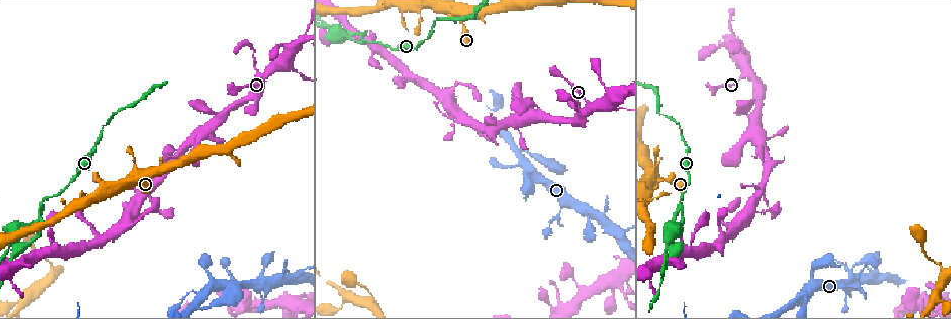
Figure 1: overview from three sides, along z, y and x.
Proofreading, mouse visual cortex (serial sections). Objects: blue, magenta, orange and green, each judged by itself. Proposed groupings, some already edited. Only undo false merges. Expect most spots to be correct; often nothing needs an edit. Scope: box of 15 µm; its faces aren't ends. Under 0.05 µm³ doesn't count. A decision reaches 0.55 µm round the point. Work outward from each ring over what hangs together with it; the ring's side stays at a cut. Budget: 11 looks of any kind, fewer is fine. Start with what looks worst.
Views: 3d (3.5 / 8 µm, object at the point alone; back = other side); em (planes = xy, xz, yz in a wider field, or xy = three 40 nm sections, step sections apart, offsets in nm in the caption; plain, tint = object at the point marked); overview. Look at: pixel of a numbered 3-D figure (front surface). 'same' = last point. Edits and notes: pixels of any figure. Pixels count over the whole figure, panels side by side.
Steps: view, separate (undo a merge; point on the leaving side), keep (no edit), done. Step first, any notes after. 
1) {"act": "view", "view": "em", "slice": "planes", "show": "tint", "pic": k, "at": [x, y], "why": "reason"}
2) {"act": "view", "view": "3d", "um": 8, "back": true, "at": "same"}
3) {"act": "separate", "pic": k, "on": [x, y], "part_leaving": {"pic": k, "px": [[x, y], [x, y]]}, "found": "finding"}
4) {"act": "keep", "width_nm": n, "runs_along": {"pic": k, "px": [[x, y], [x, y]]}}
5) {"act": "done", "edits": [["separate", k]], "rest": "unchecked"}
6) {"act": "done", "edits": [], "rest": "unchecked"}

{"act": "view", "view": "3d", "um": 8, "pic": 1, "at": [679, 205], "why": "two arms at a narrow angle"}

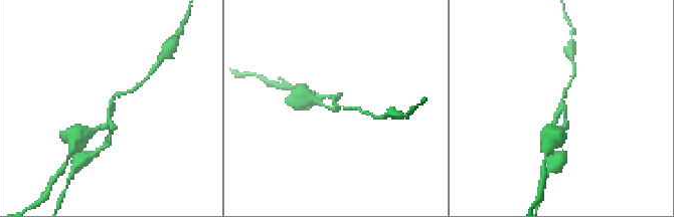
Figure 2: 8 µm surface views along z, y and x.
{"act": "view", "view": "3d", "um": 3.5, "pic": 2, "at": [338, 105], "why": "zoom in"}

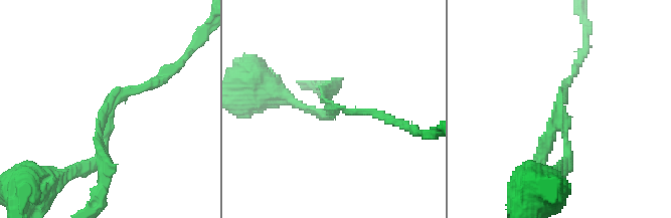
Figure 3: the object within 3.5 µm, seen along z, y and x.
{"act": "view", "view": "em", "slice": "xy", "step": 5, "show": "tint", "pic": 3, "at": [104, 116], "arms": 3, "arm_widths_nm": [150, 150, 200]}

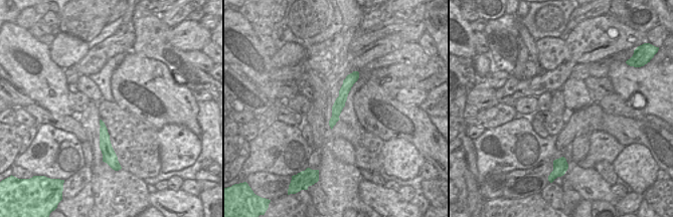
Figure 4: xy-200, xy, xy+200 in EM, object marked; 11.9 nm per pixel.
{"act": "separate", "pic": 3, "on": [109, 163], "part_leaving": {"pic": 3, "px": [[99, 131], [105, 167], [96, 204]]}, "found": "a second cell is stuck on"}

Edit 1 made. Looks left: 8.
{"act": "view", "view": "overview"}

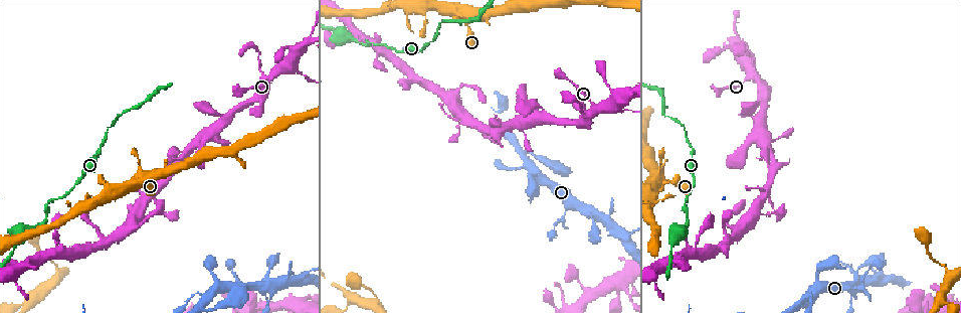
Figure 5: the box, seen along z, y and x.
{"act": "view", "view": "3d", "um": 3.5, "pic": 5, "at": [594, 111], "why": "four-way junction"}

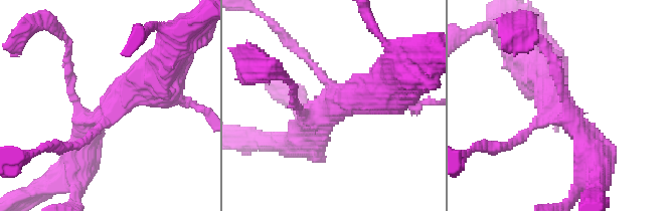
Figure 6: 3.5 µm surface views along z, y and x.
{"act": "view", "view": "em", "slice": "xy", "step": 3, "show": "tint", "pic": 6, "at": [554, 110], "arms": 4, "arm_widths_nm": [150, 150, 350, 500], "why": "need the tissue"}

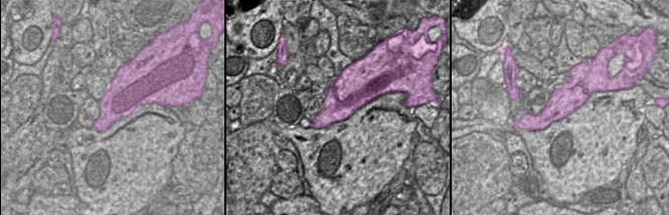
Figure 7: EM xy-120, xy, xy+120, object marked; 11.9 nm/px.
{"act": "keep", "runs_along": {"pic": 7, "px": [[576, 69], [576, 85], [525, 127]]}, "found": "one cell here"}

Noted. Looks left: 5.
{"act": "view", "view": "3d", "um": 3.5, "pic": 5, "at": [660, 190], "why": "sharp bend"}

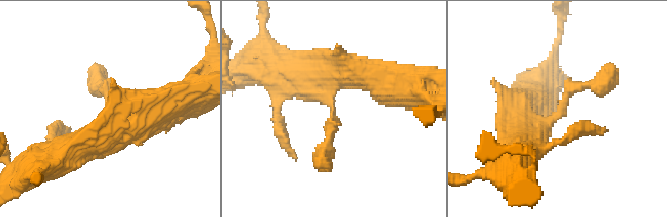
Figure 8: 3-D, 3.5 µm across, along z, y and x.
{"act": "keep", "runs_along": {"pic": 8, "px": [[522, 120], [607, 79]]}, "found": "one cell here"}

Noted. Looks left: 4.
{"act": "view", "view": "3d", "um": 8, "pic": 5, "at": [525, 153], "why": "thick turns thin"}

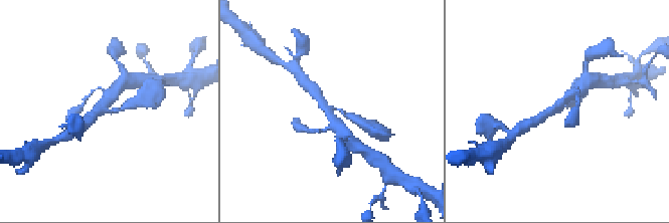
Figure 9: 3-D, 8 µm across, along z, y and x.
{"act": "view", "view": "3d", "um": 3.5, "pic": 9, "at": [106, 104]}

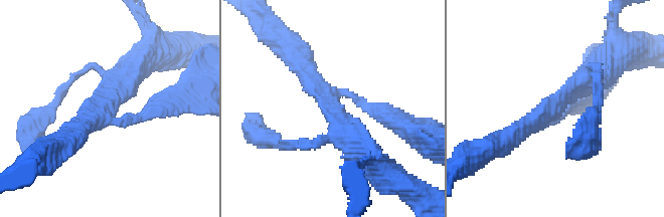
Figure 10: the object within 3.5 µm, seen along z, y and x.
{"act": "view", "view": "em", "slice": "xy", "step": 1, "show": "tint", "pic": 10, "at": [106, 108], "why": "shape alone is not enough"}

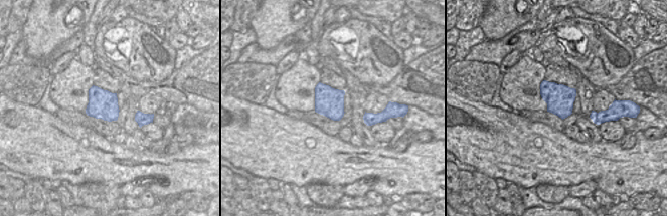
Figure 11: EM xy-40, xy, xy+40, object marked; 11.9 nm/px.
{"act": "keep", "arm_widths_nm": [200, 300, 400], "found": "continuous, no second cell"}

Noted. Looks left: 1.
{"act": "done", "edits": [["separate", 3]], "rest": "unchecked"}

